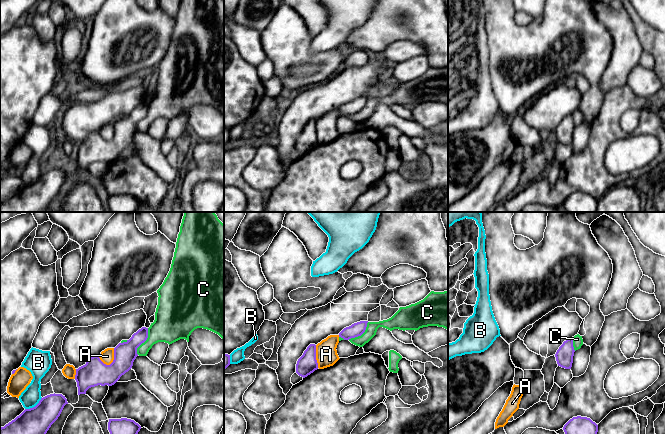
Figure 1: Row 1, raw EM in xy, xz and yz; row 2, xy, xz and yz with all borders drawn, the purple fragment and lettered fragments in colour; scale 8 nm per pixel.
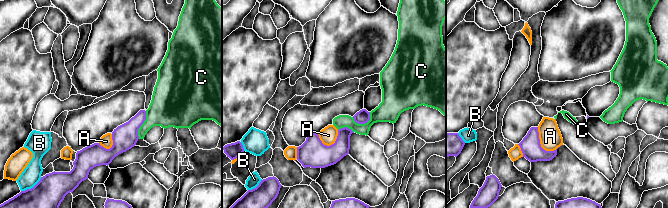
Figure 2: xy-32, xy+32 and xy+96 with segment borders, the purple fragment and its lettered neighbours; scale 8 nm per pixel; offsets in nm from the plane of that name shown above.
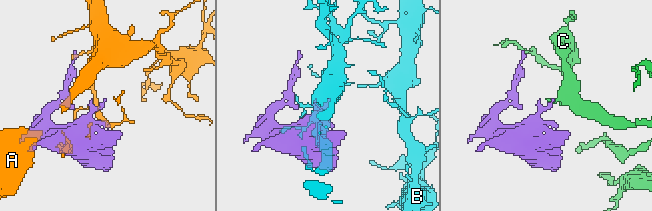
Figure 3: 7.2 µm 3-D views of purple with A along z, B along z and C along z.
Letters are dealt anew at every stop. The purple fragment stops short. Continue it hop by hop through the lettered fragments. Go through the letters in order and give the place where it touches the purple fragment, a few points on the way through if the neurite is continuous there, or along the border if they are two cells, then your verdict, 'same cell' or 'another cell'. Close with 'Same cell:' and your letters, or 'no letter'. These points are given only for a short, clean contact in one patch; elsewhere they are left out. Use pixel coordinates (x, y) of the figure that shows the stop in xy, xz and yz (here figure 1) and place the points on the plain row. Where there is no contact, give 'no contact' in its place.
A: xy (114, 135) | another cell
B: xy (35, 182) | another cell
C: xy (144, 117) | along xy (148, 104), (148, 113), (137, 124), (137, 130) | another cell
Same cell: no letter

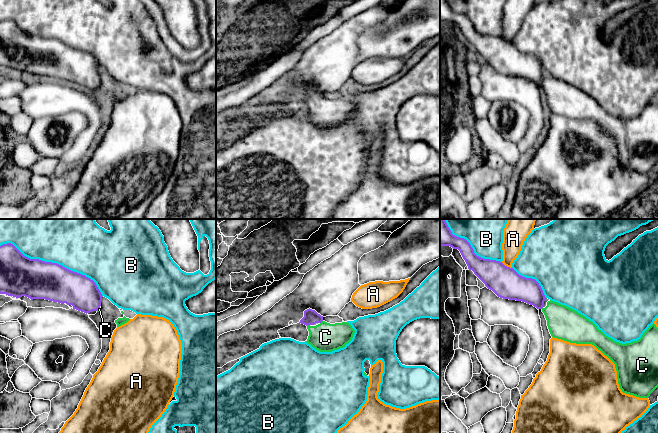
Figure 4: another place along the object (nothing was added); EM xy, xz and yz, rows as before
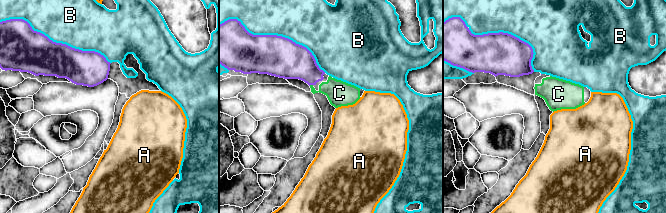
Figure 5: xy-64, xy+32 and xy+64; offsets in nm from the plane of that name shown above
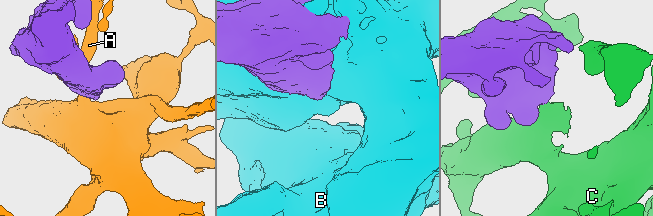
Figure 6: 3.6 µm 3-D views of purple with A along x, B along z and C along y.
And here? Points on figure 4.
A: yz (506, 42) | another cell
B: xy (54, 39) | another cell
C: xz (307, 100) | across xz (311, 93), (307, 100), (318, 111), (325, 113) | same cell
Same cell: C

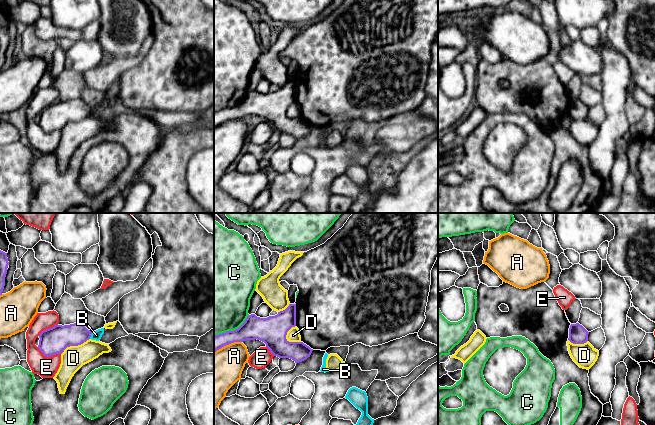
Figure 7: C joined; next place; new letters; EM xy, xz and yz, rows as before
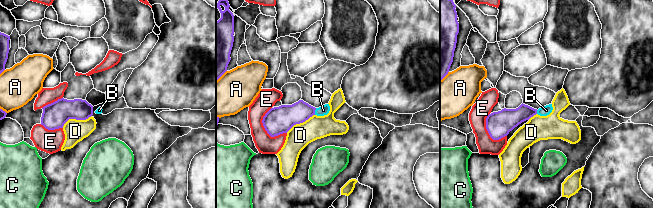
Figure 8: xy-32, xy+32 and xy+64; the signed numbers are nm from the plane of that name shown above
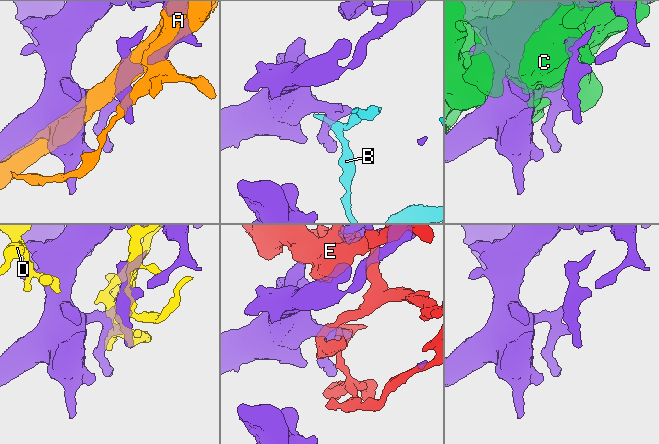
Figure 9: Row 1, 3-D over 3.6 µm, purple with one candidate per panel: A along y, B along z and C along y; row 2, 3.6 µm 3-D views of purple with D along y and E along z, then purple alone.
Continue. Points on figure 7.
A: xz (227, 120) | another cell
B: xy (90, 111) | along xy (92, 108), (89, 114) | another cell
C: xz (232, 107) | another cell
D: xz (286, 109) | another cell
E: xy (48, 132) | another cell
Same cell: no letter

